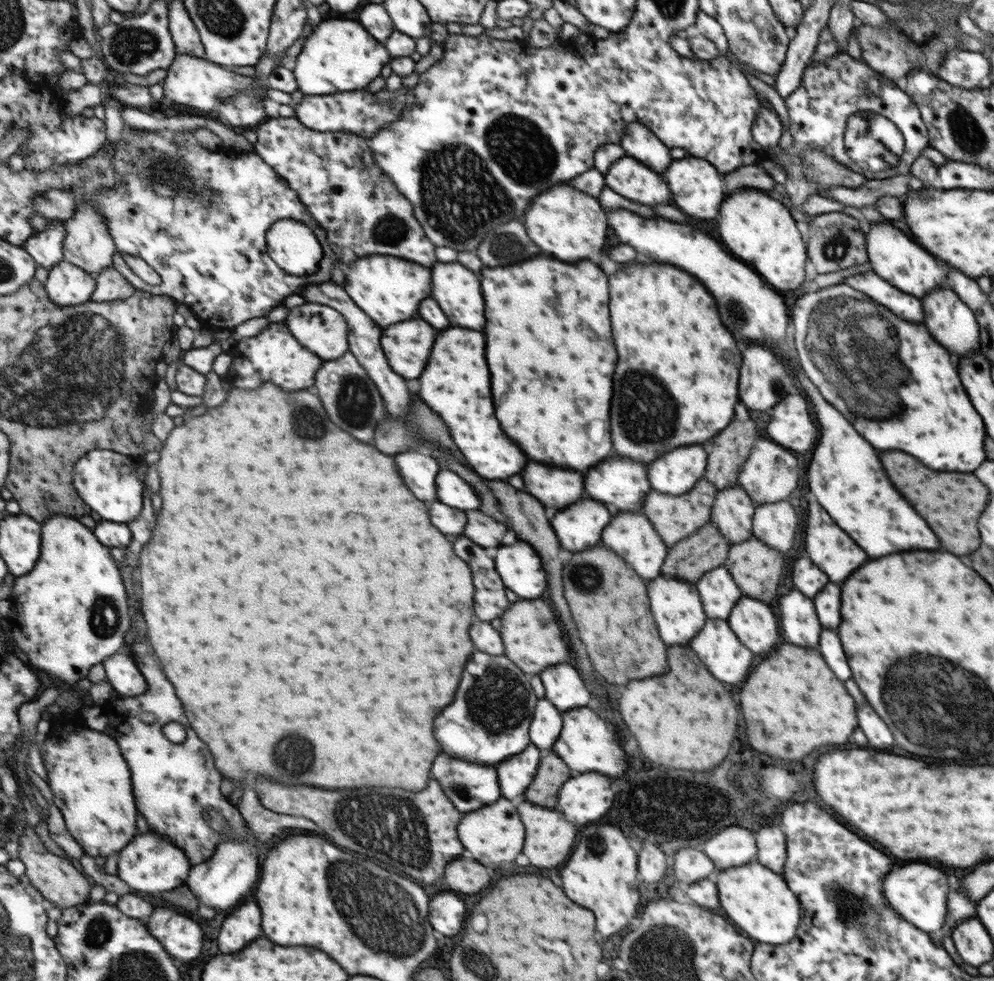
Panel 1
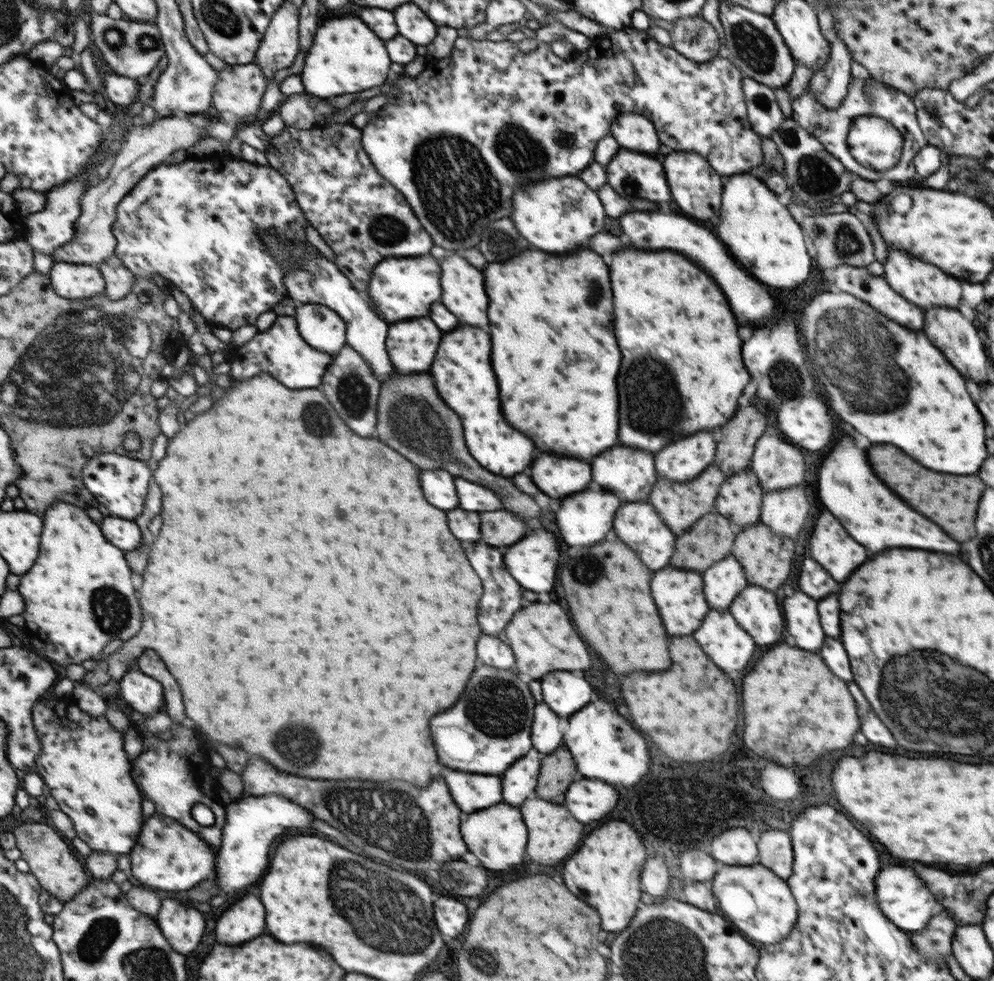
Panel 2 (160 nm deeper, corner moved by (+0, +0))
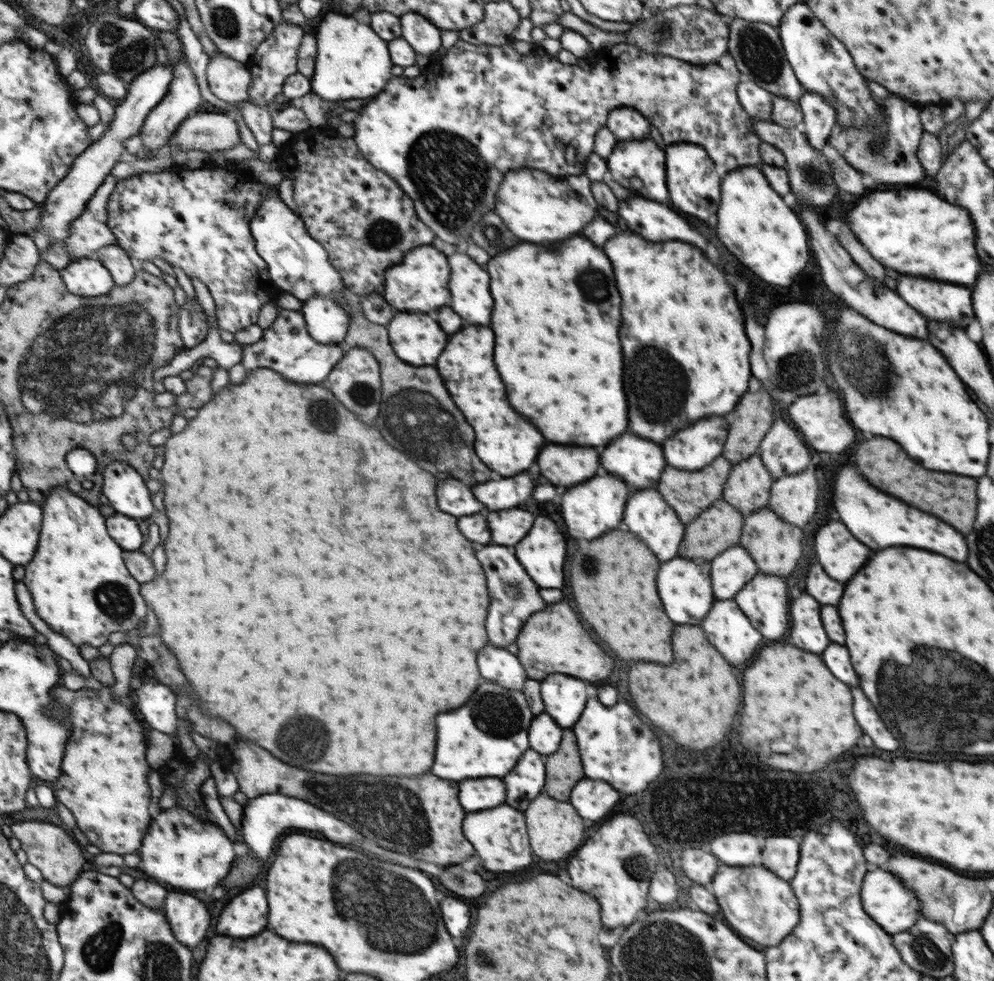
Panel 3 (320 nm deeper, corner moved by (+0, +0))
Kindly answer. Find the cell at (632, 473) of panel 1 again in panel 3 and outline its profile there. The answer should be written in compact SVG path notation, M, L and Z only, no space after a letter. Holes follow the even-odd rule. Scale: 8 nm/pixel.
M631 432L617 436L603 448L603 468L631 485L633 491L655 488L667 460L661 448Z

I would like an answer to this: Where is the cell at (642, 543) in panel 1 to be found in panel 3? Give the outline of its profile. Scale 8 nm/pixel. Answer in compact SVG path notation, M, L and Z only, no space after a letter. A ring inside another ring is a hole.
M646 488L635 490L628 498L628 503L624 511L625 529L638 536L645 544L651 544L651 548L655 548L655 556L659 556L661 562L671 560L677 552L679 542L682 542L683 522L680 520L676 512L664 501L663 496L655 488Z

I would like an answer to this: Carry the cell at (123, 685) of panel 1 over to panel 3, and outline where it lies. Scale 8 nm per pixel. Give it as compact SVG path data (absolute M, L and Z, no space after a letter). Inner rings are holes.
M145 680L136 692L136 703L149 727L165 734L175 733L179 718L174 689L158 681Z

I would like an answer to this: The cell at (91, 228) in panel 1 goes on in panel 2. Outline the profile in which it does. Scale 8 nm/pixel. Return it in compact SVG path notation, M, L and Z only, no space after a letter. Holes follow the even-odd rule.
M205 116L159 118L155 119L151 125L145 126L137 123L121 144L109 178L101 181L97 186L91 186L83 196L82 213L76 222L74 237L65 246L54 250L53 261L99 266L109 256L116 254L118 240L114 233L114 224L120 202L148 172L151 172L151 169L166 162L171 154L175 154L177 150L187 150L197 146L202 138L209 135L210 124L212 124L211 120Z

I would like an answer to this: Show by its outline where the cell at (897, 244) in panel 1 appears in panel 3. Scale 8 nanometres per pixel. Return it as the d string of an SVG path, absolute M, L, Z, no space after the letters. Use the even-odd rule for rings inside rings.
M901 276L897 282L897 292L915 308L923 312L929 320L945 322L951 326L965 328L973 320L971 296L963 286L941 284L933 280L919 280L911 276Z

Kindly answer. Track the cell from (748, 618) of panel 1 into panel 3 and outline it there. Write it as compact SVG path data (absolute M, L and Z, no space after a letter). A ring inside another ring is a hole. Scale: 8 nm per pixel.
M763 573L753 577L733 600L763 636L775 640L789 624L785 580Z

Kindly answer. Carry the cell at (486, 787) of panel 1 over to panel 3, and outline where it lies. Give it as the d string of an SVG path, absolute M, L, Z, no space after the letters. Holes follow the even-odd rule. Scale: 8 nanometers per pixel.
M495 778L463 780L463 784L459 784L459 796L463 796L463 808L467 808L467 812L487 810L505 802L505 786Z

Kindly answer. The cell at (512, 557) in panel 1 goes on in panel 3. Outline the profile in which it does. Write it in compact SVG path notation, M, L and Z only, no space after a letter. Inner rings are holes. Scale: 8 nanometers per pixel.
M537 516L525 538L517 542L515 552L519 552L525 572L535 576L535 584L543 584L543 588L563 586L565 538L555 522Z

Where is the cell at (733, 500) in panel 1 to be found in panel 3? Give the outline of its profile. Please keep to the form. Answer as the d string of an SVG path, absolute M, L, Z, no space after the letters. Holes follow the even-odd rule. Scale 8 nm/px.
M755 453L730 468L724 483L722 499L740 513L753 512L769 503L771 472L764 467L762 458Z

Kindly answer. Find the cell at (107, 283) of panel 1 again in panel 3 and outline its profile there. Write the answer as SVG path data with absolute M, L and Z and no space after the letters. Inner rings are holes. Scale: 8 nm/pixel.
M121 245L100 248L95 256L112 272L117 285L129 284L136 277L138 266Z

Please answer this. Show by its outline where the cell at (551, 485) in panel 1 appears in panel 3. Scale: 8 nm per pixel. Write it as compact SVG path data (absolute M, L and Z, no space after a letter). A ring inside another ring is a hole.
M547 444L543 448L543 456L539 456L539 476L547 478L553 486L573 486L583 480L590 479L599 468L597 452L593 448L577 448L577 446L561 446Z

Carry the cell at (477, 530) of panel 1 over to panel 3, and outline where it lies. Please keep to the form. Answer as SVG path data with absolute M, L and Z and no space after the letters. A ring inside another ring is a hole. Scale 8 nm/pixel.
M517 508L489 512L485 518L487 518L486 523L489 524L491 542L503 546L517 544L527 534L533 522L533 516L529 512Z

